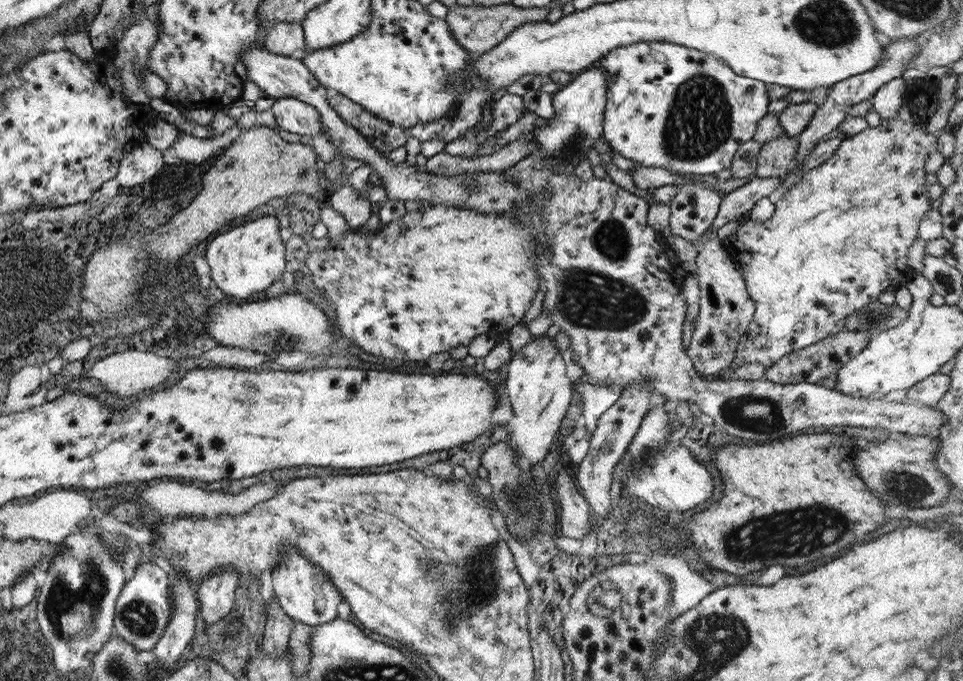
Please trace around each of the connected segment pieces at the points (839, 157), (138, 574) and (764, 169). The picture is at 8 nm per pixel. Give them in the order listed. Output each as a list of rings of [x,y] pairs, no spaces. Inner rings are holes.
[[[903,103],[897,114],[889,120],[881,119],[878,126],[866,126],[859,134],[852,137],[841,138],[835,152],[825,162],[815,168],[801,174],[795,184],[787,186],[787,191],[783,193],[781,199],[773,204],[773,215],[765,223],[757,223],[746,217],[740,222],[736,234],[729,236],[718,244],[728,250],[732,264],[739,266],[739,274],[743,278],[748,295],[754,302],[755,310],[752,319],[748,324],[746,333],[739,339],[739,345],[735,347],[735,354],[730,366],[722,374],[727,374],[730,368],[737,368],[743,364],[758,362],[766,369],[774,362],[777,362],[783,355],[806,348],[815,342],[831,336],[844,328],[843,319],[853,311],[863,308],[871,301],[875,301],[879,292],[886,288],[896,288],[912,275],[912,271],[907,265],[907,251],[913,243],[913,239],[918,236],[917,225],[927,211],[929,211],[930,201],[927,200],[927,186],[925,162],[932,152],[937,150],[935,134],[925,130],[927,120],[921,122],[917,116],[913,116],[907,103]]]
[[[139,562],[131,579],[123,583],[114,604],[114,633],[131,643],[136,651],[152,649],[162,636],[172,609],[168,590],[171,581],[167,570],[159,564]]]
[[[780,136],[775,140],[763,142],[756,158],[755,177],[776,178],[791,169],[798,143],[789,136]]]

